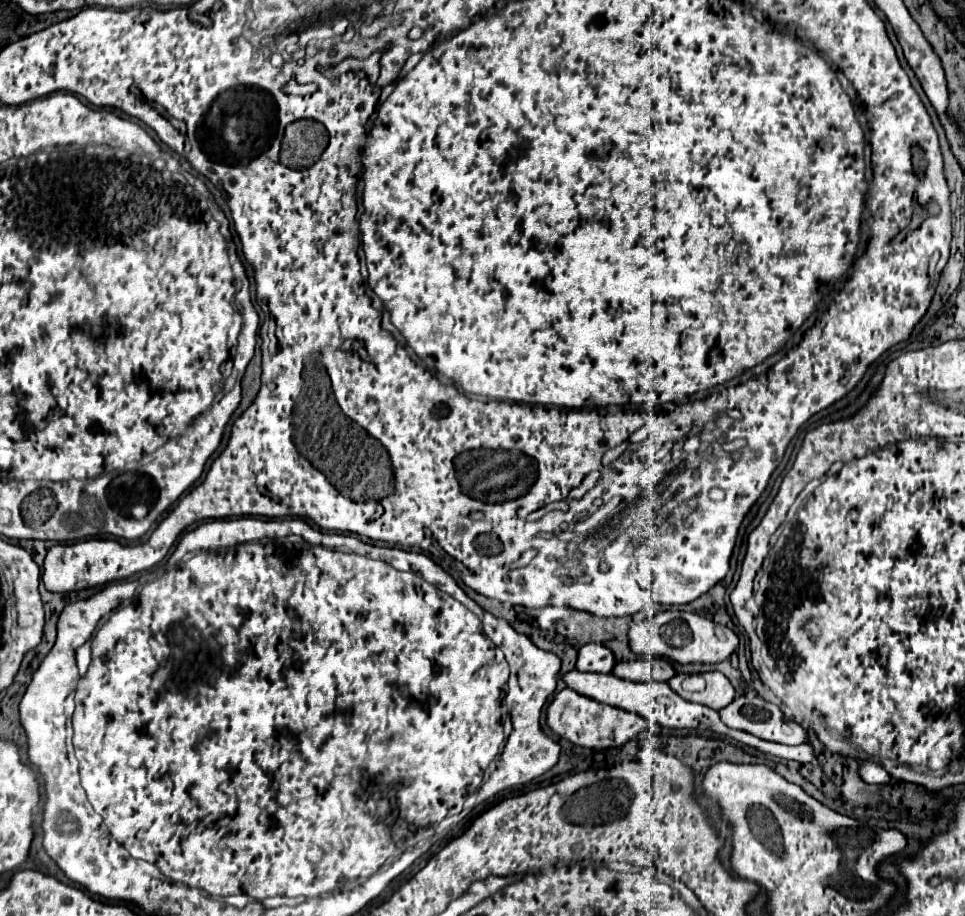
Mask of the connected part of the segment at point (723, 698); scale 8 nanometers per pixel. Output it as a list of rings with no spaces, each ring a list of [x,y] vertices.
[[[710,671],[710,673],[704,673],[702,675],[704,681],[706,681],[706,689],[700,691],[700,693],[690,693],[690,691],[684,691],[682,689],[682,681],[684,681],[684,675],[674,675],[668,685],[672,687],[672,691],[676,691],[682,699],[686,701],[692,701],[692,703],[700,703],[700,705],[706,705],[714,711],[720,711],[724,709],[726,705],[730,705],[734,701],[734,687],[730,685],[730,681],[718,673],[718,671]]]

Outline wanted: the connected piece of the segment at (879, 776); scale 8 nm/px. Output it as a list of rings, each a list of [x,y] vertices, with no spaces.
[[[862,761],[858,765],[858,775],[862,781],[866,783],[890,783],[890,775],[884,771],[884,767],[880,767],[878,763],[872,763],[872,761]]]

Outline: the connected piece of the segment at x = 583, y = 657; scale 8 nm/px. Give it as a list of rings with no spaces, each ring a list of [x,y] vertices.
[[[588,643],[578,651],[576,669],[584,673],[610,673],[616,665],[614,653],[600,643]]]

